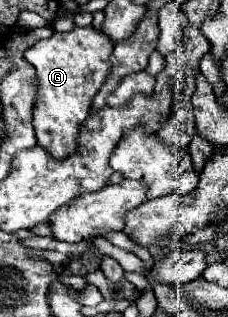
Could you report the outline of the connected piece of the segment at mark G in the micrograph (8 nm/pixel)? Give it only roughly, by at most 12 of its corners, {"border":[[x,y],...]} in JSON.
{"border":[[73,27],[25,51],[37,141],[75,151],[113,41]]}

